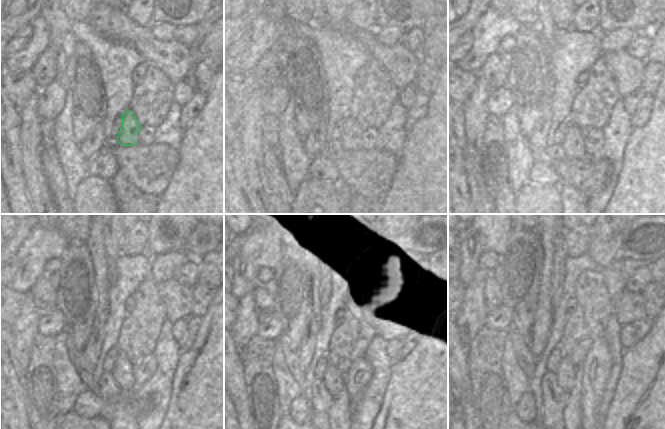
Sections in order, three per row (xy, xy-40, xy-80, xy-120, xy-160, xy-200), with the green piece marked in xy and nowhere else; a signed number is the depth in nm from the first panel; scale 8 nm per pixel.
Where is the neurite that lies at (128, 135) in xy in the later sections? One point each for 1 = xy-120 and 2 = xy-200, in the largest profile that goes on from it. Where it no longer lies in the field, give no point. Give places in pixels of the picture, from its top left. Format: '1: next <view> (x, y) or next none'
1: next xy-120 (123, 372)
2: next xy-200 (566, 372)

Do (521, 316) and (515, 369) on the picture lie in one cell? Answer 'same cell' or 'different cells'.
different cells

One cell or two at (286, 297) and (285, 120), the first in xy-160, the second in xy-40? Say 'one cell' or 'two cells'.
two cells

